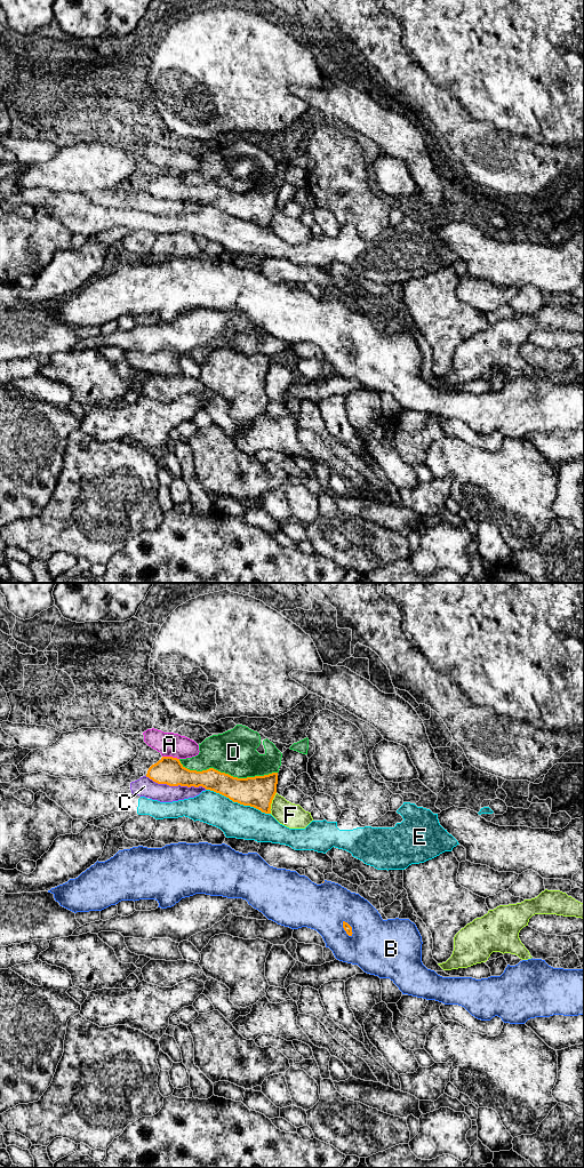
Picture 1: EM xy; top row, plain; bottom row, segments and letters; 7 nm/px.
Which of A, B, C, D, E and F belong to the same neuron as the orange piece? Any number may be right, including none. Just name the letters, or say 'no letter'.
no letter

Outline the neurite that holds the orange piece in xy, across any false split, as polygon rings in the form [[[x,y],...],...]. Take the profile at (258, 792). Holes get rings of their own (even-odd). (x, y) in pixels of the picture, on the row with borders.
[[[162,757],[152,765],[146,777],[169,786],[202,786],[233,802],[254,807],[265,814],[271,814],[271,803],[278,784],[278,773],[238,778],[214,768],[202,771],[190,770],[181,763],[179,759],[173,757]]]

